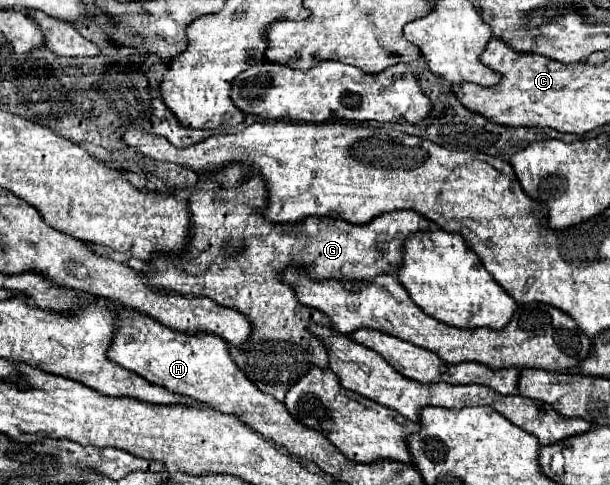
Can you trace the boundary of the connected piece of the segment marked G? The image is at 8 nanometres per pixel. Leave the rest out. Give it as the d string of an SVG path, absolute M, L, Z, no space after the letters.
M226 166L222 174L210 174L206 176L198 188L190 196L190 212L194 212L192 218L192 246L190 254L186 258L174 258L174 262L166 262L166 258L158 258L158 262L152 262L154 270L146 272L148 282L162 290L172 290L180 294L194 294L194 296L208 296L220 306L236 308L242 314L246 314L254 324L254 334L250 336L250 342L246 346L234 348L230 346L230 354L238 368L252 380L256 386L272 394L276 400L284 400L286 390L294 386L312 366L318 366L322 370L328 368L328 352L316 334L308 330L310 324L322 324L326 328L332 328L332 322L326 314L320 314L316 308L304 306L298 302L294 288L284 282L282 274L286 268L302 268L310 278L318 280L372 280L380 274L394 274L398 270L398 264L402 262L404 242L410 234L428 230L430 222L412 212L412 210L394 210L386 212L378 218L374 218L368 224L350 224L346 220L334 220L334 218L306 218L296 224L274 224L268 222L258 210L266 204L266 188L262 178L254 174L254 170L246 170L246 166Z

